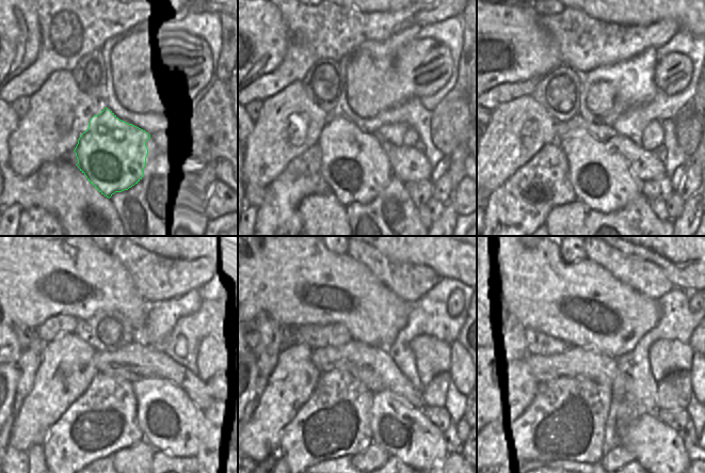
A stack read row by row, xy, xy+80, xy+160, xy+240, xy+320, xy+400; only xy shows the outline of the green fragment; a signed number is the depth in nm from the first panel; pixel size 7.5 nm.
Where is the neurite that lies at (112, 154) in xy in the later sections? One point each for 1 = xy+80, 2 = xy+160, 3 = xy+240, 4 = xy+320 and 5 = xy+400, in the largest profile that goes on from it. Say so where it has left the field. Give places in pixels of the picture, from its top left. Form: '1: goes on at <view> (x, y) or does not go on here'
1: goes on at xy+80 (356, 168)
2: goes on at xy+160 (607, 184)
3: goes on at xy+240 (159, 413)
4: goes on at xy+320 (403, 430)
5: goes on at xy+400 (659, 448)

